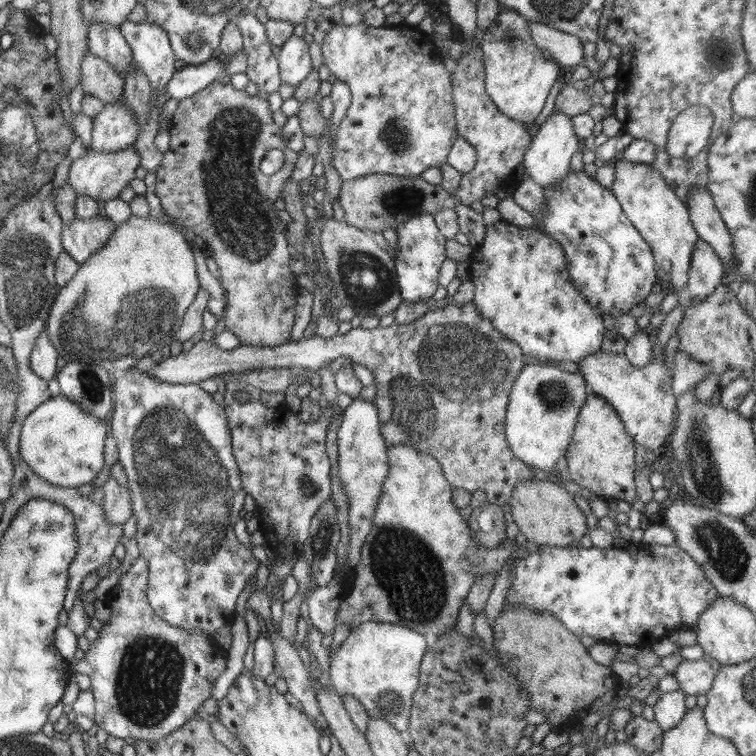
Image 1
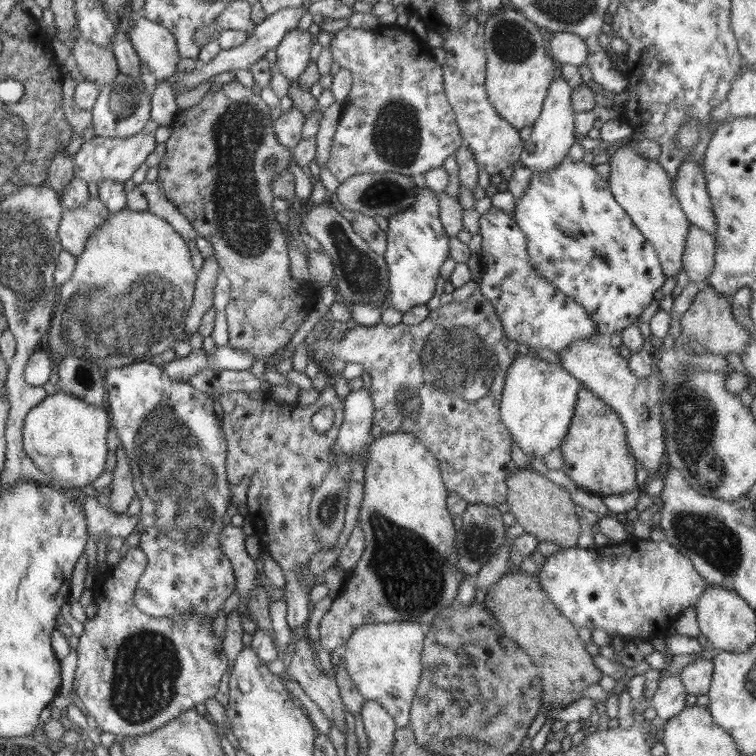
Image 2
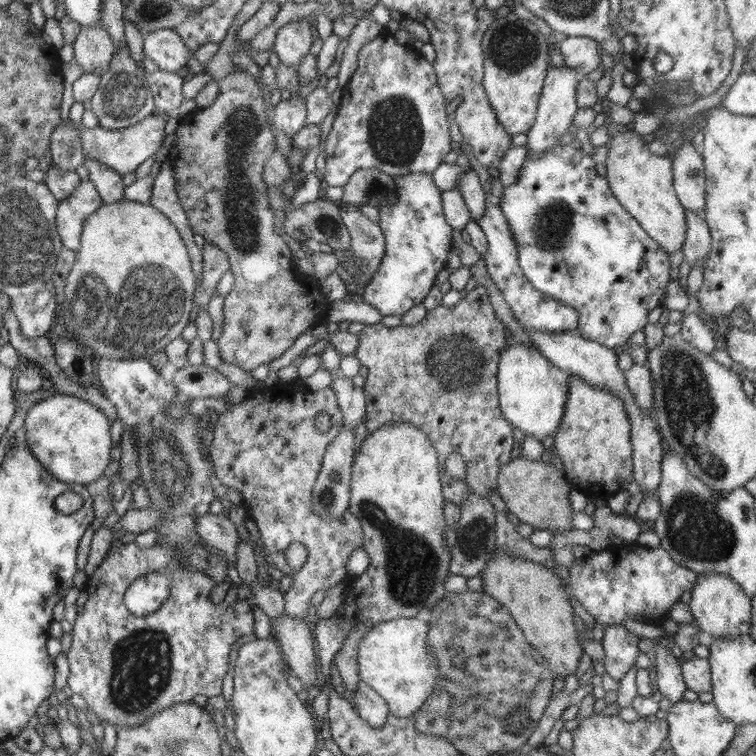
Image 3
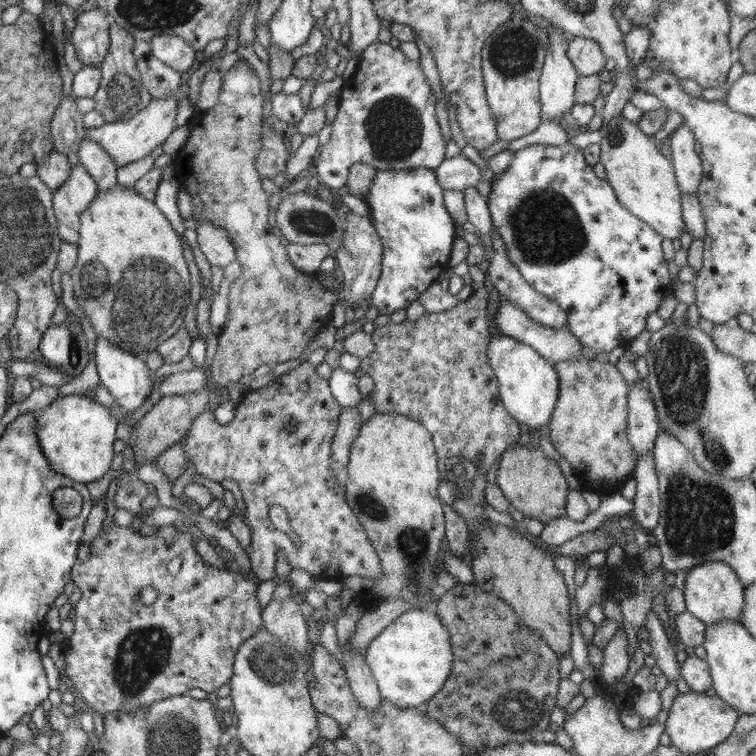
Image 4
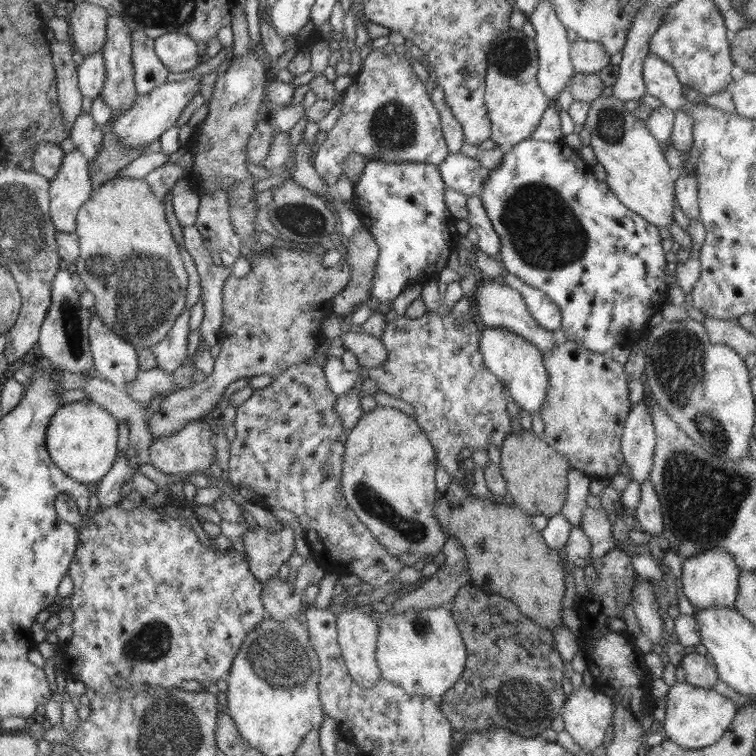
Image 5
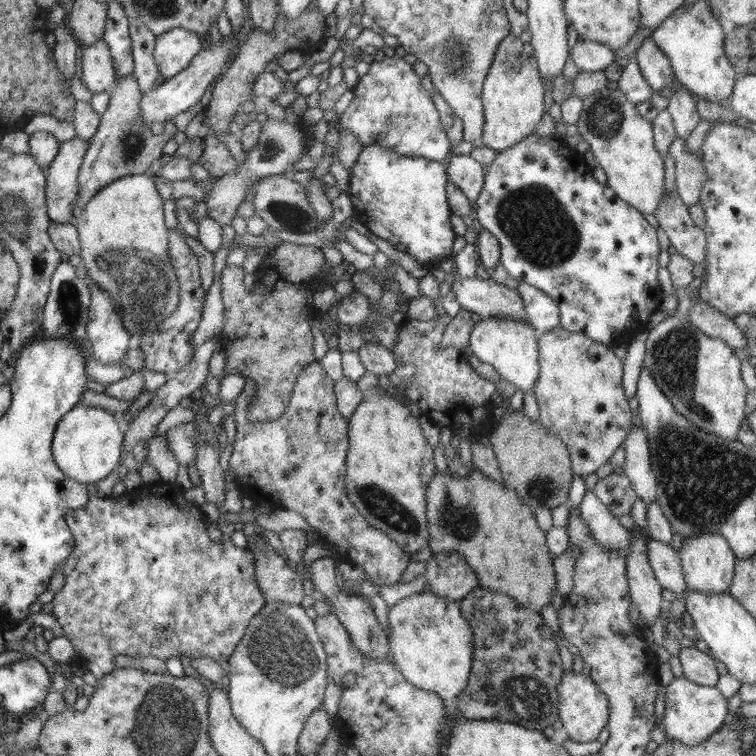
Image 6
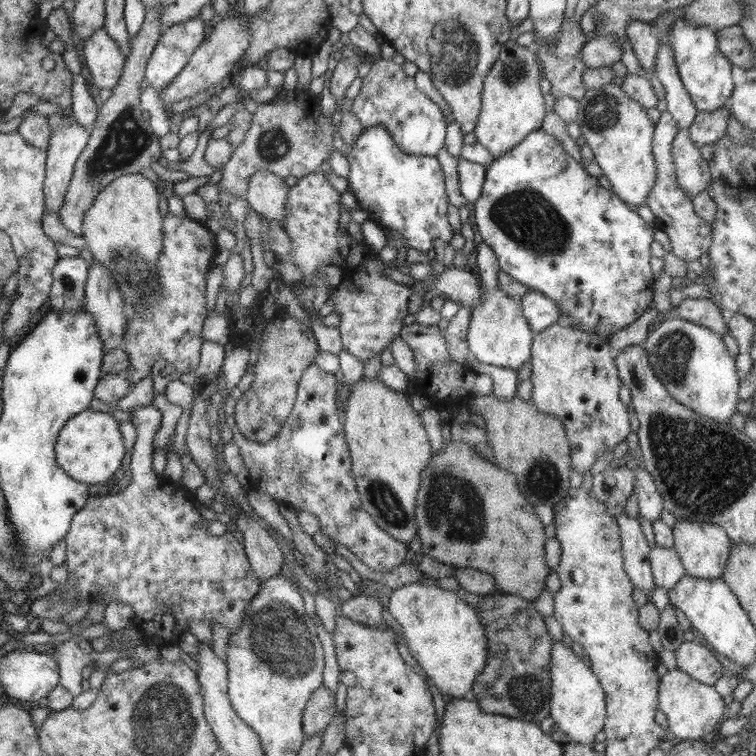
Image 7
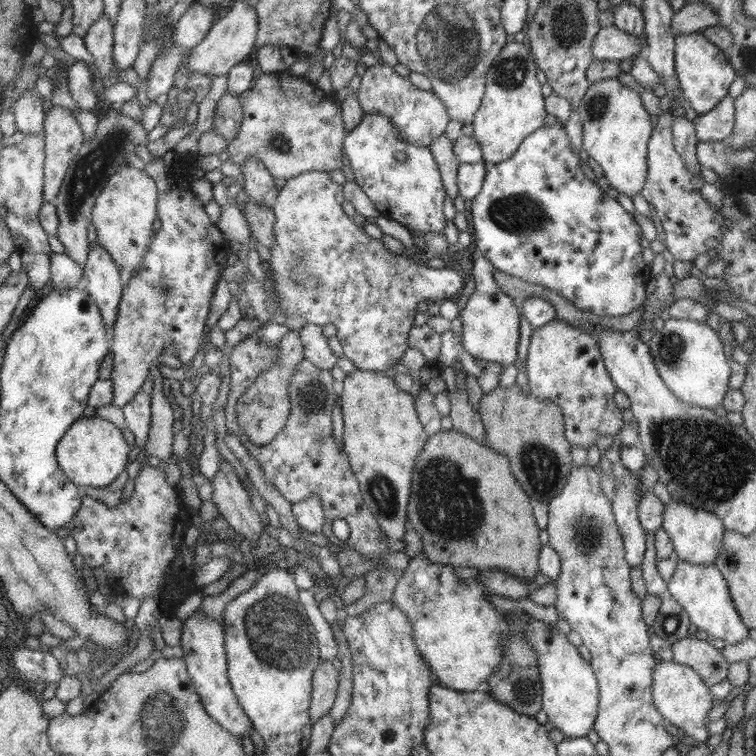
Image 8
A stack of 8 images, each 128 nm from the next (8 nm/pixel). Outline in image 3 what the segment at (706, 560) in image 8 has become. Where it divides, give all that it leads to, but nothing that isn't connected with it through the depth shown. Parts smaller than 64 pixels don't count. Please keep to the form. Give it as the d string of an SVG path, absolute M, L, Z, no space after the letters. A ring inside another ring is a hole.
M697 573L689 607L696 624L713 637L737 637L750 632L751 598L735 580L724 573Z

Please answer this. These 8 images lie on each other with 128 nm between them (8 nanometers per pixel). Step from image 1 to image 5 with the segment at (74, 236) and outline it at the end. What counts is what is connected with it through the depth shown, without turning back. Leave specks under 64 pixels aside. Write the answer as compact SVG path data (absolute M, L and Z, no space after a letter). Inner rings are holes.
M74 149L64 153L60 170L49 182L49 210L55 230L64 234L76 232L78 210L92 196L90 162L83 152Z

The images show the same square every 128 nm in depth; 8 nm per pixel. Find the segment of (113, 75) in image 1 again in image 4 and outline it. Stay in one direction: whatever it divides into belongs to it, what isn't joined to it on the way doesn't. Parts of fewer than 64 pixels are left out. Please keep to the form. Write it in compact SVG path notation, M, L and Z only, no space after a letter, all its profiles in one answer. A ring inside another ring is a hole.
M91 5L76 15L76 25L71 33L78 60L84 65L100 68L109 51L109 22L107 12Z

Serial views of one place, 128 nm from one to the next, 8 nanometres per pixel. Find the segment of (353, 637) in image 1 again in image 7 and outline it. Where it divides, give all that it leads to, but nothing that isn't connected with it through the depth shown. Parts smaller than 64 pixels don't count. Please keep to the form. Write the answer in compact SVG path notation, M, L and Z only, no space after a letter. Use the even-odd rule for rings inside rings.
M427 573L423 581L412 581L408 585L393 590L390 596L384 598L385 614L395 625L399 631L399 636L408 644L411 655L422 668L424 673L422 678L427 683L434 684L441 694L448 695L452 699L466 698L471 692L476 677L486 667L487 636L485 628L476 609L468 607L464 601L458 599L453 591L433 585L435 579L436 577Z

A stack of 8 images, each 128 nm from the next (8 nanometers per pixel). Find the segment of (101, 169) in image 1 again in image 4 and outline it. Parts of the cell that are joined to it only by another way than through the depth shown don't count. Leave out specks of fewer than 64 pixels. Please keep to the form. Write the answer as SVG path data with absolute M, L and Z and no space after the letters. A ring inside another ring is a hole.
M178 92L176 95L172 93L163 97L151 97L148 106L140 109L140 112L134 116L121 121L105 122L96 128L86 128L86 135L94 142L101 144L102 148L105 148L105 151L115 160L117 166L122 167L150 155L156 146L164 143L170 133L178 127L178 107Z

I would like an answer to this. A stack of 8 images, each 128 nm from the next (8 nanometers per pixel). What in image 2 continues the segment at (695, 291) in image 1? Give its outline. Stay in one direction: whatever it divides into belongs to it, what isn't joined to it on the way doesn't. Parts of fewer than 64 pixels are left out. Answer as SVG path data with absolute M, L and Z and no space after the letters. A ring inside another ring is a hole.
M690 225L684 256L682 256L683 269L689 280L695 282L699 288L705 287L715 267L715 247L715 238L698 225Z

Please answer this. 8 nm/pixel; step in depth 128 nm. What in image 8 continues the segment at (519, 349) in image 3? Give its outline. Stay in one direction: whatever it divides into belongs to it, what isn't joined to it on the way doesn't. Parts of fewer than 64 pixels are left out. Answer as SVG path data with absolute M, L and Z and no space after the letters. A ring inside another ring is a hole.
M476 254L471 274L474 286L473 294L462 308L463 347L476 359L500 363L503 367L514 364L520 336L520 305L507 295L493 277L496 268L482 254Z

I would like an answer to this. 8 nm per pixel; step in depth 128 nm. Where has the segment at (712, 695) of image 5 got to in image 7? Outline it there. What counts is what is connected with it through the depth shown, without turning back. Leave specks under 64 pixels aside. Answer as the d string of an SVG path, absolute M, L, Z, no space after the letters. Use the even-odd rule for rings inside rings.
M679 669L668 670L659 682L658 708L668 719L668 733L673 741L701 740L718 729L726 708L723 697L712 686L696 682Z

